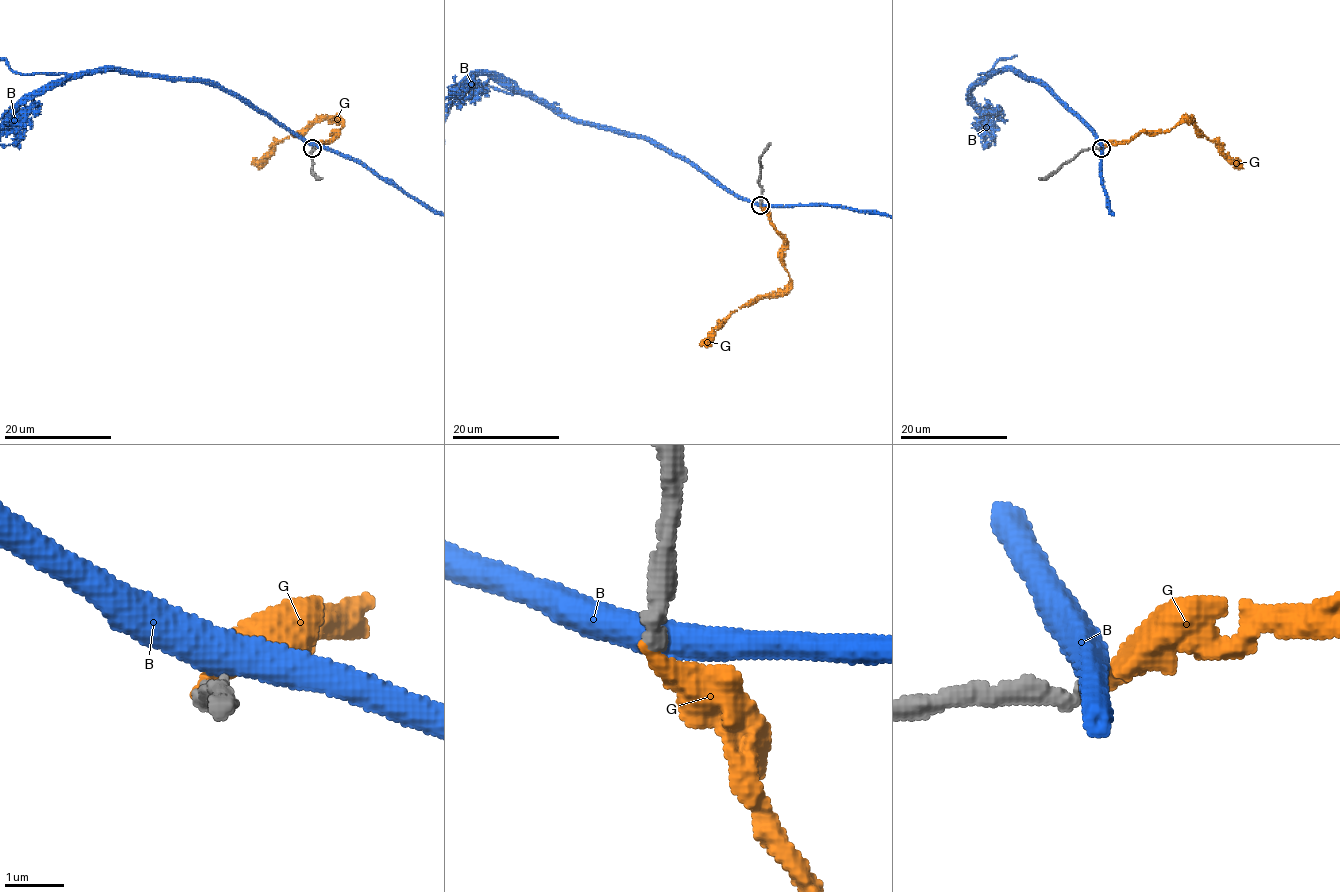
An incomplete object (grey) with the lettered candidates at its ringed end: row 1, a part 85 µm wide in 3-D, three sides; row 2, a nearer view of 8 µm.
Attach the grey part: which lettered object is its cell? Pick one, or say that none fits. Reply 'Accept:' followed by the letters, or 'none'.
Accept: G

